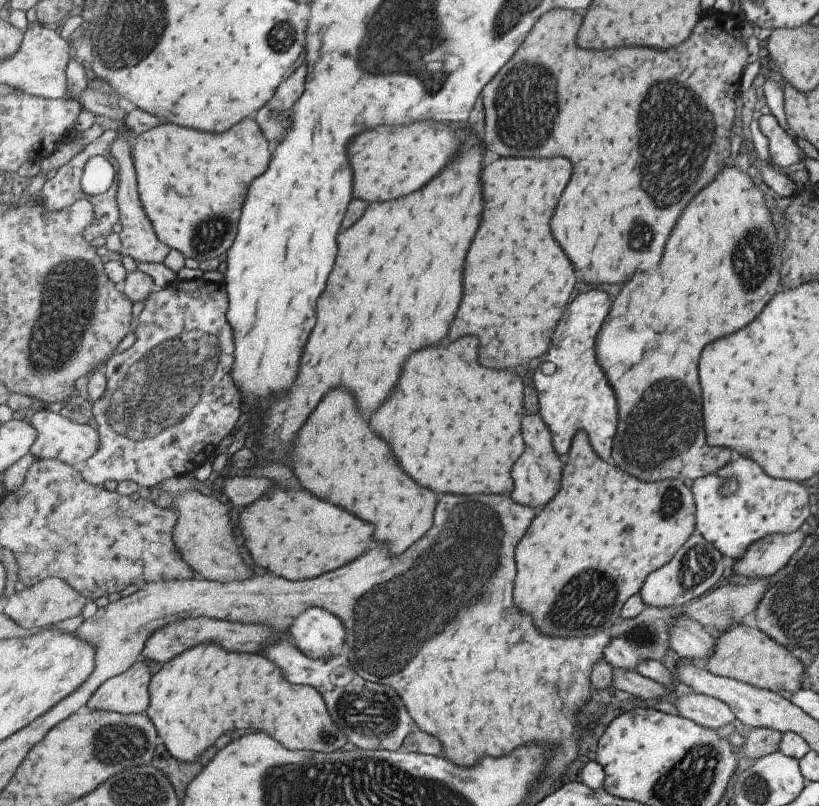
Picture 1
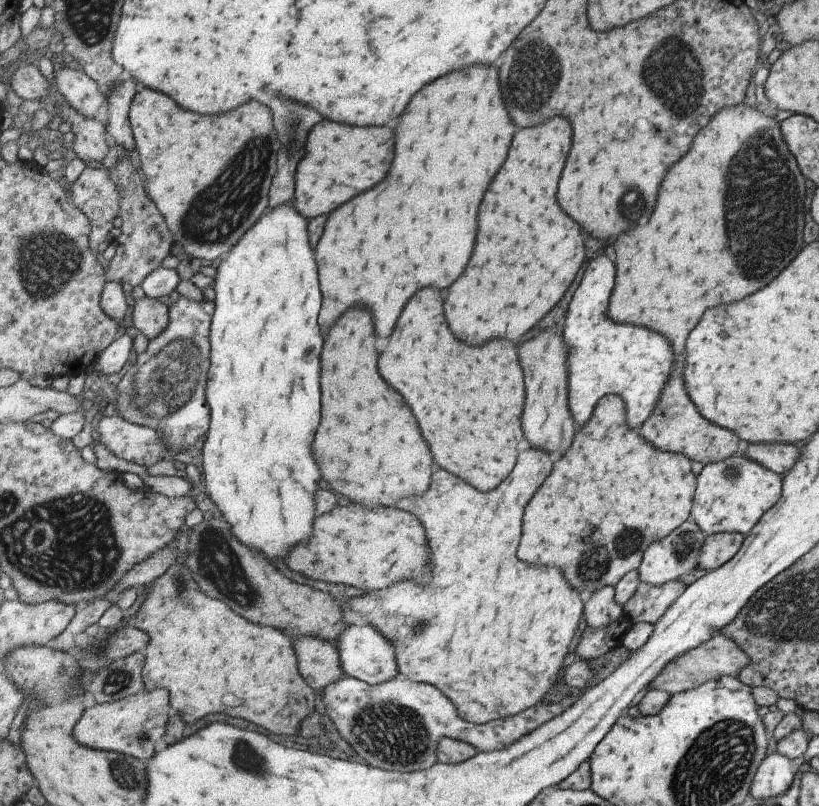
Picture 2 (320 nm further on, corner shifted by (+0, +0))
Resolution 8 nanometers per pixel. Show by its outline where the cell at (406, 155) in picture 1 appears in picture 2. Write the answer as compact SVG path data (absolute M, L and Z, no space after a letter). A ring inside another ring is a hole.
M321 120L311 130L307 140L309 150L305 150L305 158L301 159L296 170L297 210L301 210L305 218L317 218L323 214L331 214L337 206L369 190L389 172L395 158L393 146L395 138L393 132L387 128L357 128L331 120Z

